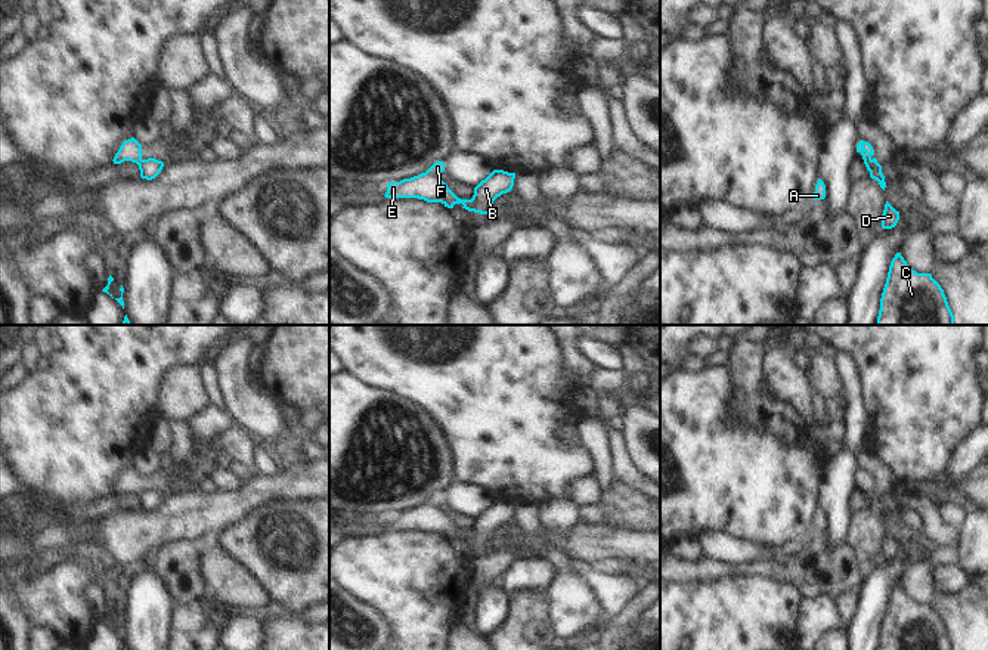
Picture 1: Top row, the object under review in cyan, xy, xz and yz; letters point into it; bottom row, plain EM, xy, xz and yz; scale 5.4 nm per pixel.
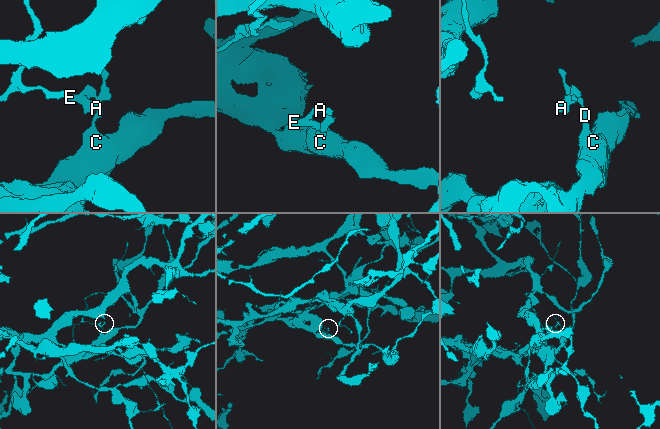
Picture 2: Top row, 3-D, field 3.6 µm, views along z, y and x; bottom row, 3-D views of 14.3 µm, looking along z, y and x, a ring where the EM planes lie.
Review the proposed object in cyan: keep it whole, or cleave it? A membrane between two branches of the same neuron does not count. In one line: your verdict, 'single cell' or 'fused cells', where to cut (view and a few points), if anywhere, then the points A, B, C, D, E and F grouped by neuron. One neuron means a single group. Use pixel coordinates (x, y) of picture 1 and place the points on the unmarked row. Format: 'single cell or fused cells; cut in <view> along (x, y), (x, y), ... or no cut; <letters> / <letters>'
fused cells; cut in xz along (471, 531), (465, 539); A E F / B C D

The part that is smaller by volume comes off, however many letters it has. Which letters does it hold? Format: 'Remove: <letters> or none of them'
Remove: A, E, F

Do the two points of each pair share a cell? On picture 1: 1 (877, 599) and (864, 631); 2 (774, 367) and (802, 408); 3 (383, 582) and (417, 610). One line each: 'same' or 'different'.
1: same
2: same
3: same

